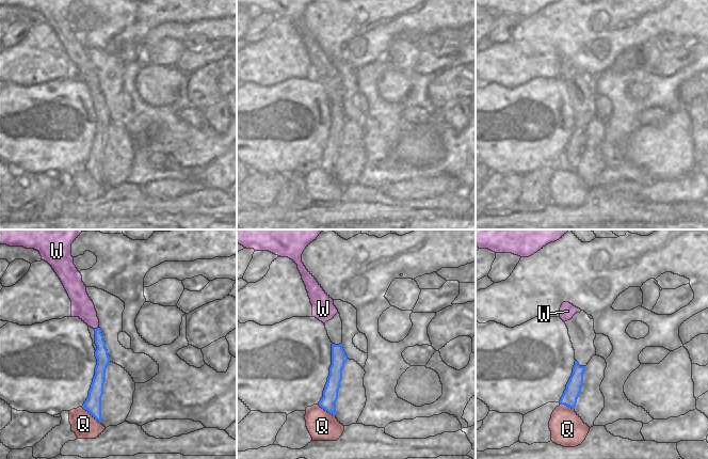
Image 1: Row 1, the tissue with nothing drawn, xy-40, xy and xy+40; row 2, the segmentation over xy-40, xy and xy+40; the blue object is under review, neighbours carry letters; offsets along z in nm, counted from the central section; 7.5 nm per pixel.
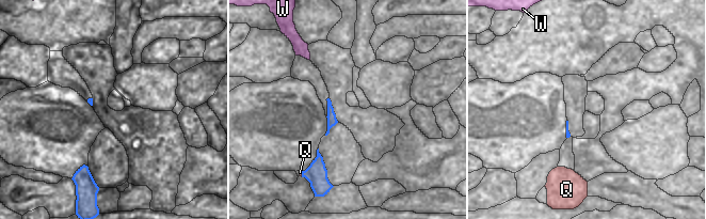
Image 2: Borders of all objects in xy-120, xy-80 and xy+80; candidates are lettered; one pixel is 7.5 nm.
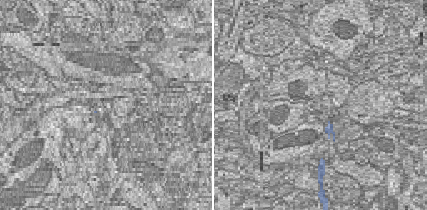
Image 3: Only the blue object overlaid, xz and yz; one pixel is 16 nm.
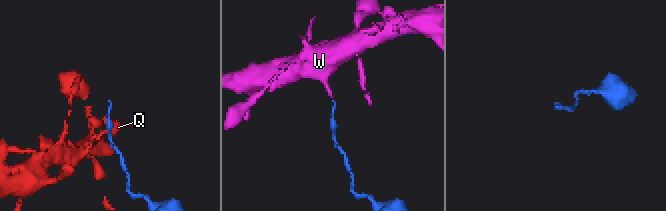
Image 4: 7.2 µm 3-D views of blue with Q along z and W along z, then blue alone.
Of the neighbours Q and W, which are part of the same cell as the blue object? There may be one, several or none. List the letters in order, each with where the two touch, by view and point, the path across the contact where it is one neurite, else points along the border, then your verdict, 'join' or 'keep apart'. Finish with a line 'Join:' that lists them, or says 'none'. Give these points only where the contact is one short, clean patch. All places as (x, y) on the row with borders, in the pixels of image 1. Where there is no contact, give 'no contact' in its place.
Q: contact xy-40 (91, 413); border xy-40 (81, 407), (87, 410), (100, 423); keep apart
W: contact xy-40 (97, 328); border xy-40 (98, 327), (94, 329); keep apart
Join: none

